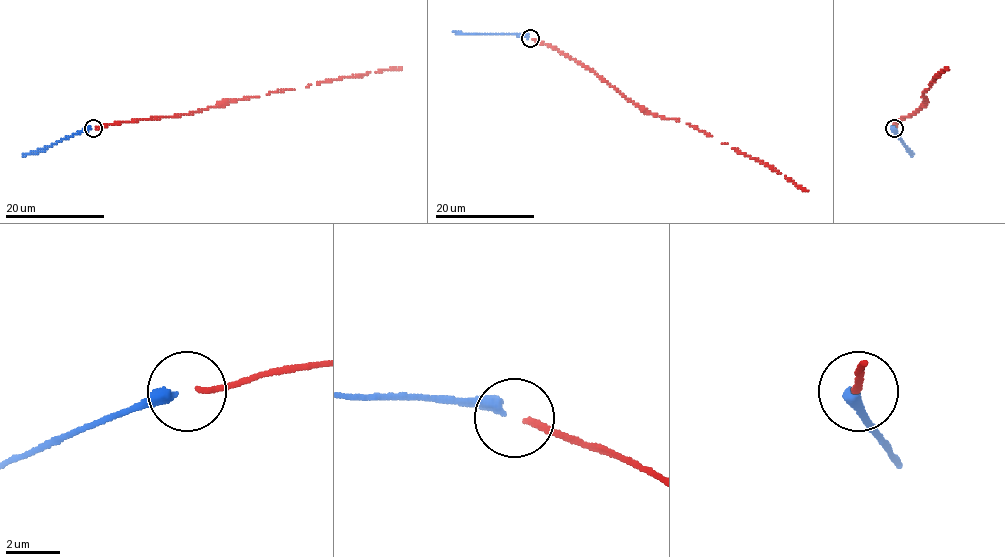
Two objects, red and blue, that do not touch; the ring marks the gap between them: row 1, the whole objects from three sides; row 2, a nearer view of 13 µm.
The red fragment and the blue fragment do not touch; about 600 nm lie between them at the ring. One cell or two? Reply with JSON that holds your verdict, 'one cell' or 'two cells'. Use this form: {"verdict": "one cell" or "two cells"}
{"verdict": "one cell"}

